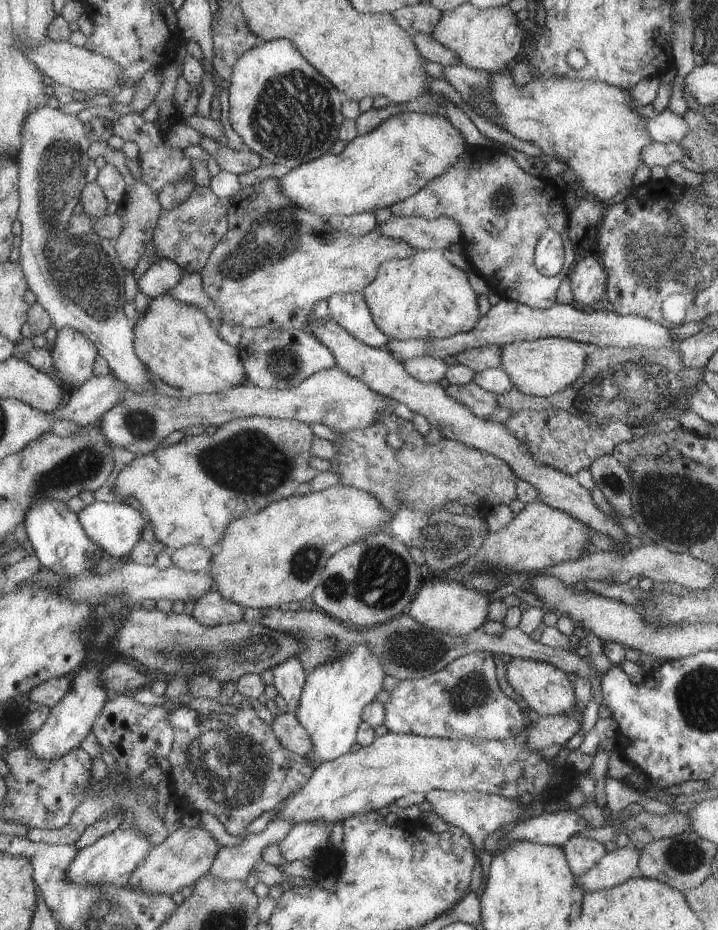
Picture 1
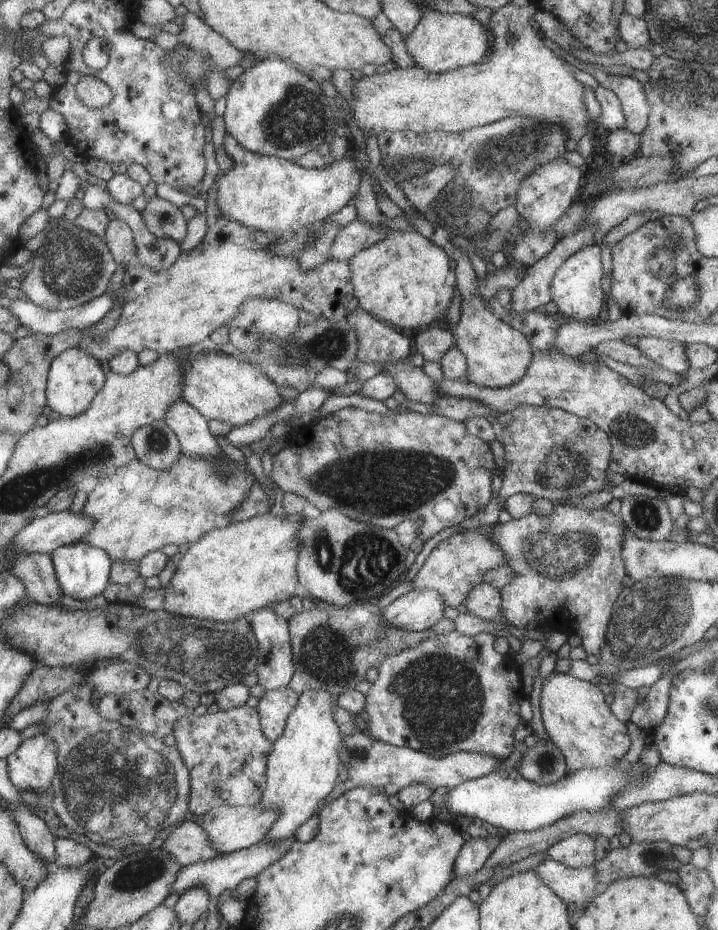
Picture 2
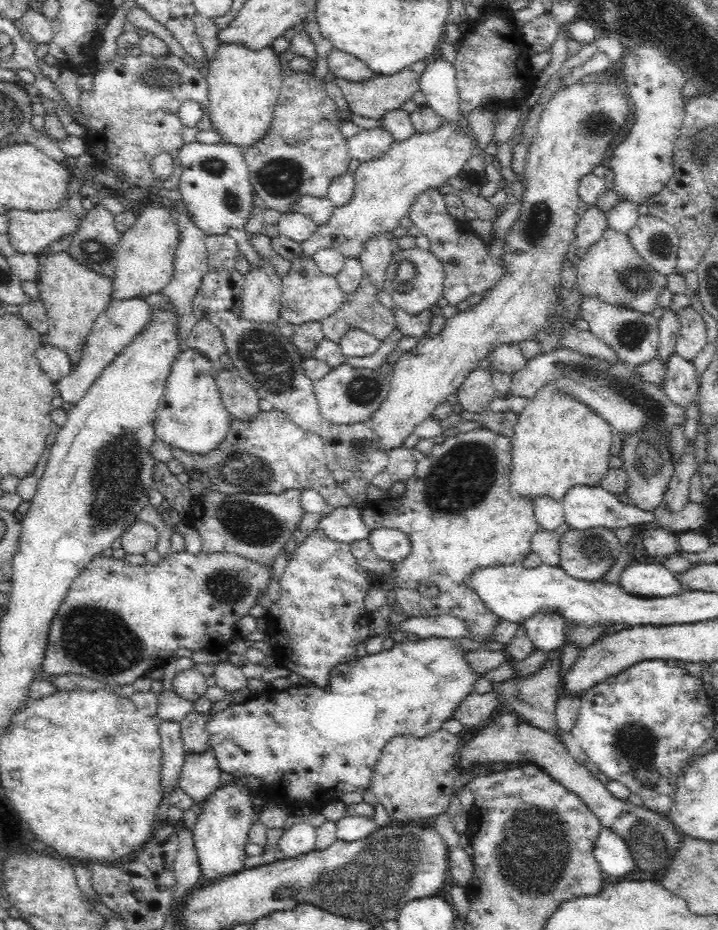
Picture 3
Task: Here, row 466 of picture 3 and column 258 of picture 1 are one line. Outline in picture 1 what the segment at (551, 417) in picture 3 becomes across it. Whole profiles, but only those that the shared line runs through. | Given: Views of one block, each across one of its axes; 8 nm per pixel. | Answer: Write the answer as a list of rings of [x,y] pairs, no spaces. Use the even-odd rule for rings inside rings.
[[[334,485],[320,492],[289,496],[227,524],[207,574],[221,598],[243,609],[283,608],[311,595],[329,556],[369,532],[387,529],[390,518],[375,496],[352,487]]]

